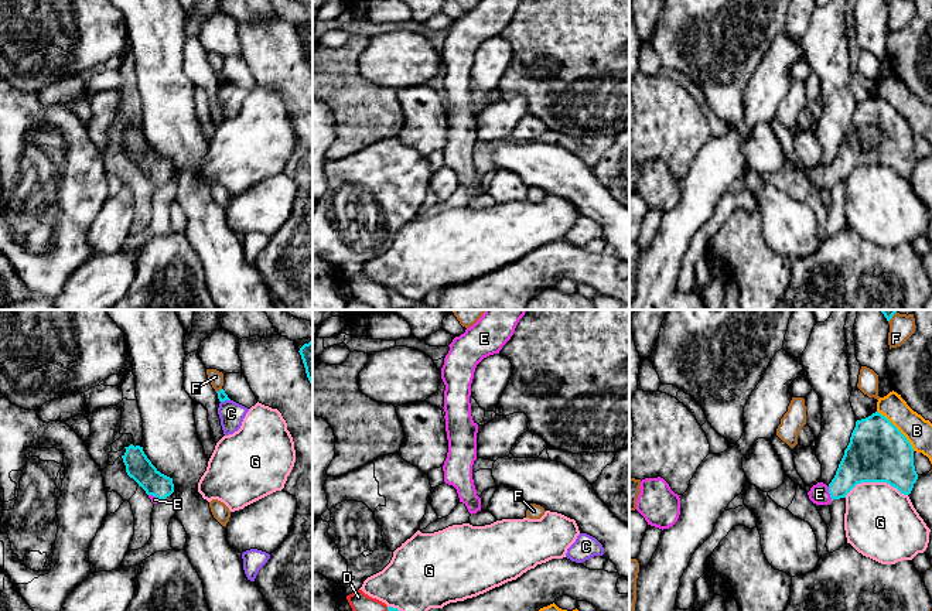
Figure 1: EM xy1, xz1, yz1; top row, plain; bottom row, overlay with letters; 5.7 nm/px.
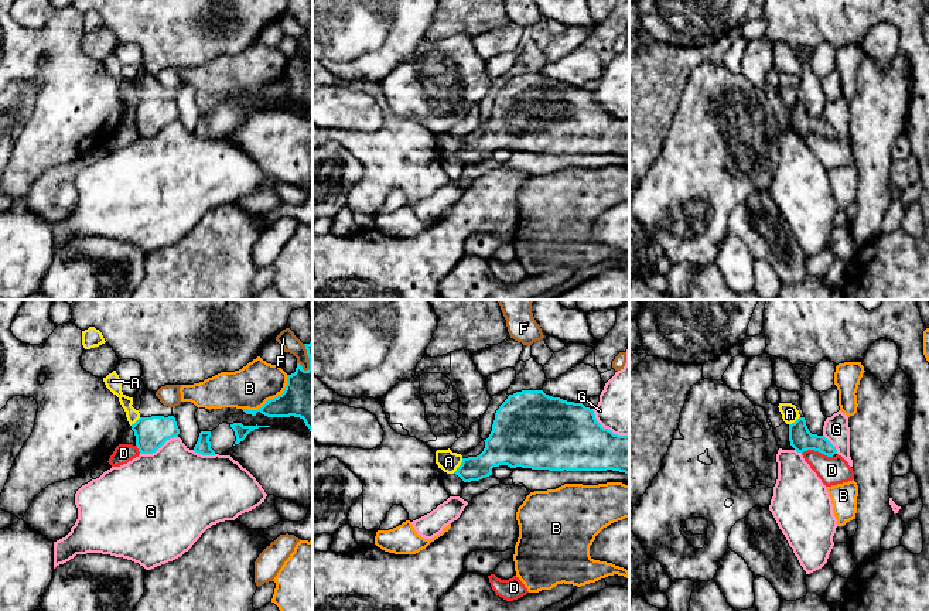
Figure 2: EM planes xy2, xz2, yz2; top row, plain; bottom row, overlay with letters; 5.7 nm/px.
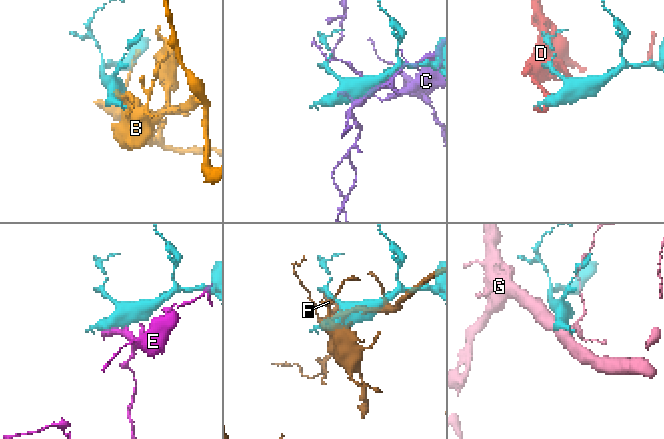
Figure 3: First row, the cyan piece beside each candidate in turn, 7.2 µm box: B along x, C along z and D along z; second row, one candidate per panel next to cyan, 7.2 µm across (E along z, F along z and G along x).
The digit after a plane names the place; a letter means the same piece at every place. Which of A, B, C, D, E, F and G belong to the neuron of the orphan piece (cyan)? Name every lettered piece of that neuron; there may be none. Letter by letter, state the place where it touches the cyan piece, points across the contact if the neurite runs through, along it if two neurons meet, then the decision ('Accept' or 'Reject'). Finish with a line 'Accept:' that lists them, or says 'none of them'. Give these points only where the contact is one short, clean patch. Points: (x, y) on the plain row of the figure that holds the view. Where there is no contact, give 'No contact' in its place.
A: Touches cyan at xz2 (460, 149). Boundary: xz2 (463, 142), (453, 156). Reject
B: Touches cyan at xy2 (270, 82). Reject
C: Touches cyan at xy1 (225, 82). Reject
D: Touches cyan at yz2 (818, 133). Boundary: yz2 (802, 135), (818, 133), (832, 140). Reject
E: Touches cyan at yz1 (829, 176). Path across: yz1 (861, 146), (829, 176), (819, 177). Accept
F: Touches cyan at xy2 (308, 40). Reject
G: Touches cyan at yz1 (876, 164). Reject
Accept: E

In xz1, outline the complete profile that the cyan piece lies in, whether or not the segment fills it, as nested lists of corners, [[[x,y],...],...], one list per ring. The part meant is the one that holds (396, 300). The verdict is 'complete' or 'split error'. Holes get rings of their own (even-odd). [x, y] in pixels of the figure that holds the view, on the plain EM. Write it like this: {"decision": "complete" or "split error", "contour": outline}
{"decision": "split error", "contour": [[[388,290],[388,294],[389,294],[390,306],[393,310],[406,310],[413,307],[417,303],[414,300],[409,300],[403,297],[402,294],[393,290]]]}

